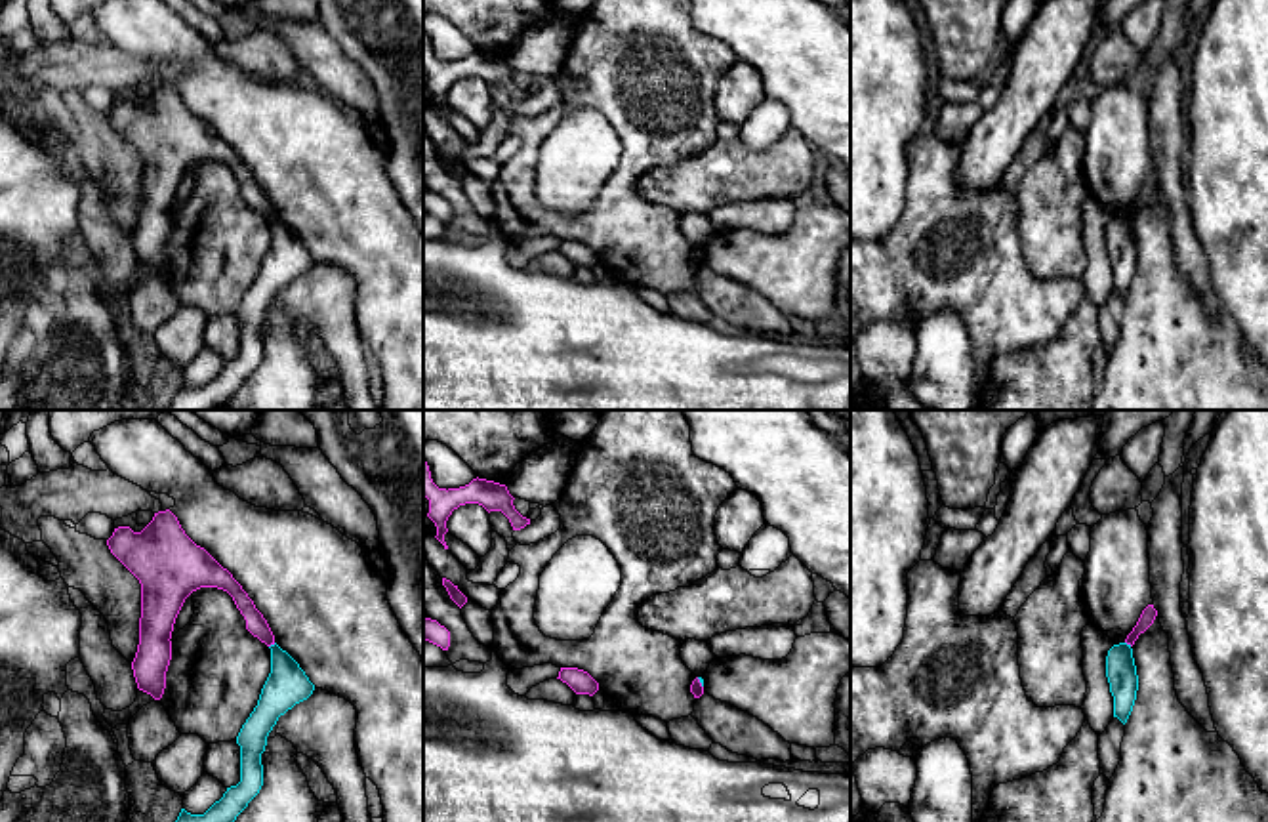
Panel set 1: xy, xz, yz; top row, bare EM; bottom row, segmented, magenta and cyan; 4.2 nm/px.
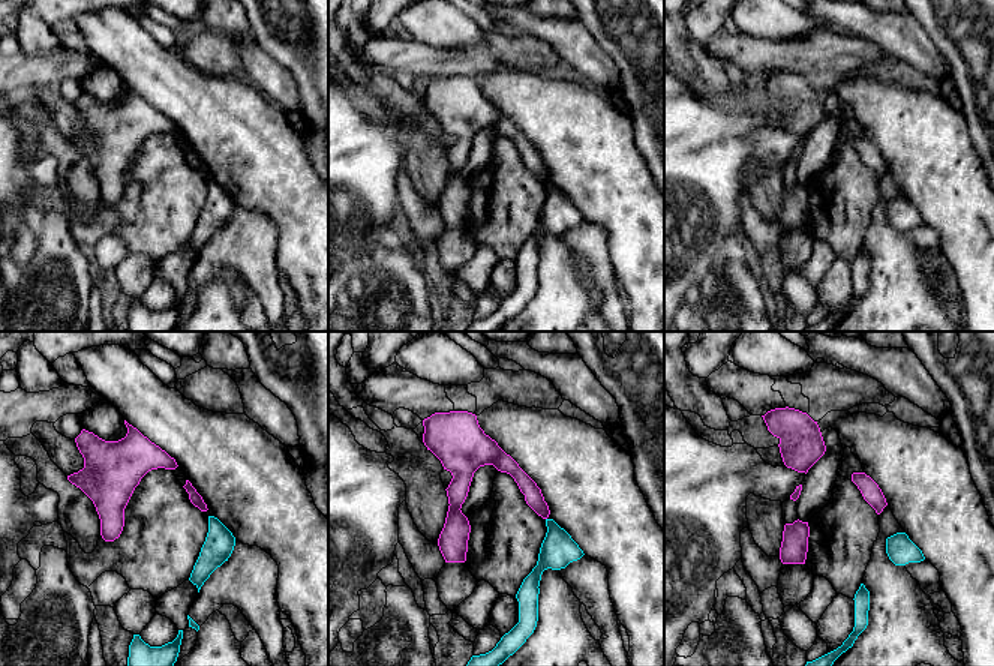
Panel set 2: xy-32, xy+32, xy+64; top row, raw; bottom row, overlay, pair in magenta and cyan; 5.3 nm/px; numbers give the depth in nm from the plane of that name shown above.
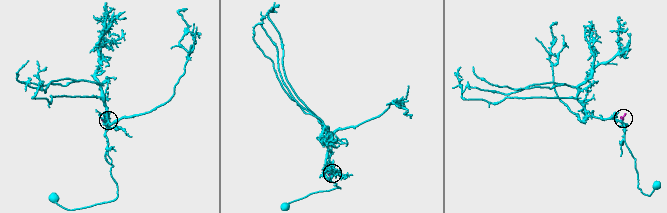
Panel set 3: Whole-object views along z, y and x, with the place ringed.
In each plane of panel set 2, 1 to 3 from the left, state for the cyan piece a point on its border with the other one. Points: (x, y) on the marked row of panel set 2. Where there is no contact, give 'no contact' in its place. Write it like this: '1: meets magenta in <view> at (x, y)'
1: no contact
2: no contact
3: no contact

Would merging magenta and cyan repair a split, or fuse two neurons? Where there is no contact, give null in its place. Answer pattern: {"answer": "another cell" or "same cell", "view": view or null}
{"answer": "another cell", "view": "xy"}

